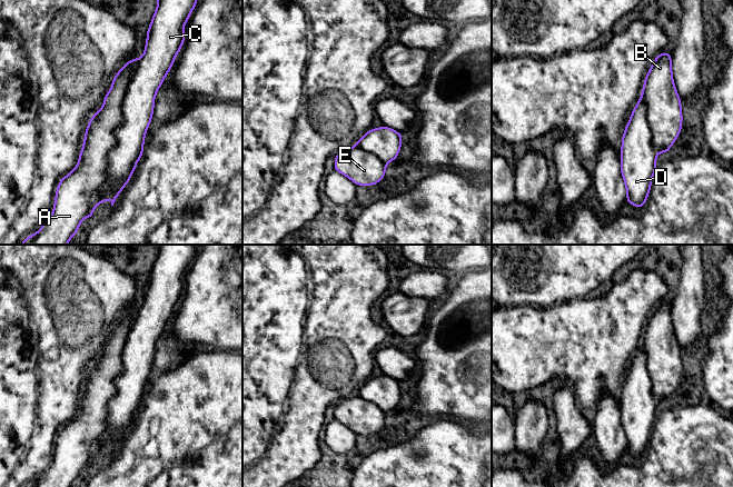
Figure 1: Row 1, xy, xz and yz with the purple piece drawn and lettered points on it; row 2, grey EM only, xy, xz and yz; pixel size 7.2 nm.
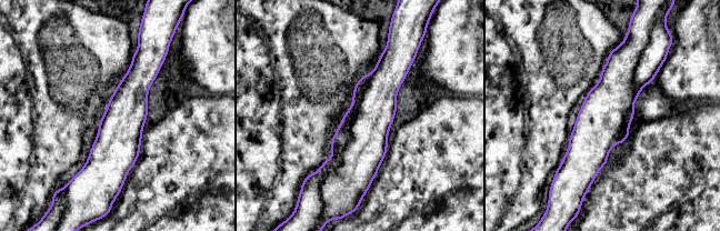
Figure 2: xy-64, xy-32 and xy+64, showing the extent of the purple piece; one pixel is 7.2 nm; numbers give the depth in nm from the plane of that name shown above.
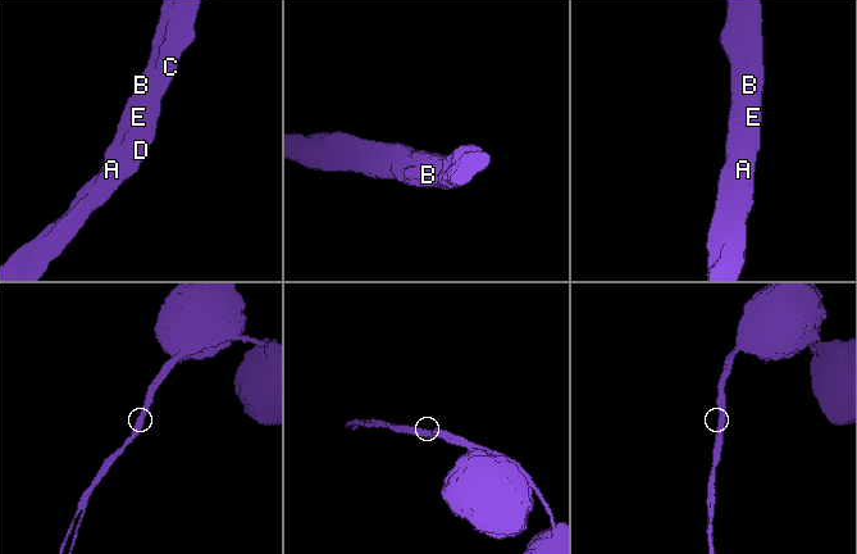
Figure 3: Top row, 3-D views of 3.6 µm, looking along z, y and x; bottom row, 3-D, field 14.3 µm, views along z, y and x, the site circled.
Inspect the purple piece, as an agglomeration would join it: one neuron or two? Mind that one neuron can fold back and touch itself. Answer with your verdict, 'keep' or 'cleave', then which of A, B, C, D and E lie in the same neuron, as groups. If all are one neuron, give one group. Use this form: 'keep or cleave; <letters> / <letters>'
cleave; A B E / C D

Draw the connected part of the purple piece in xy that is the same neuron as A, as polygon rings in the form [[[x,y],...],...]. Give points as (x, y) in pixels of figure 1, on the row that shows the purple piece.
[[[133,57],[113,77],[101,109],[89,120],[77,167],[57,186],[50,218],[20,245],[67,245],[78,232],[90,195],[105,181],[107,156],[116,145],[115,131],[122,122],[122,102],[138,61]]]

